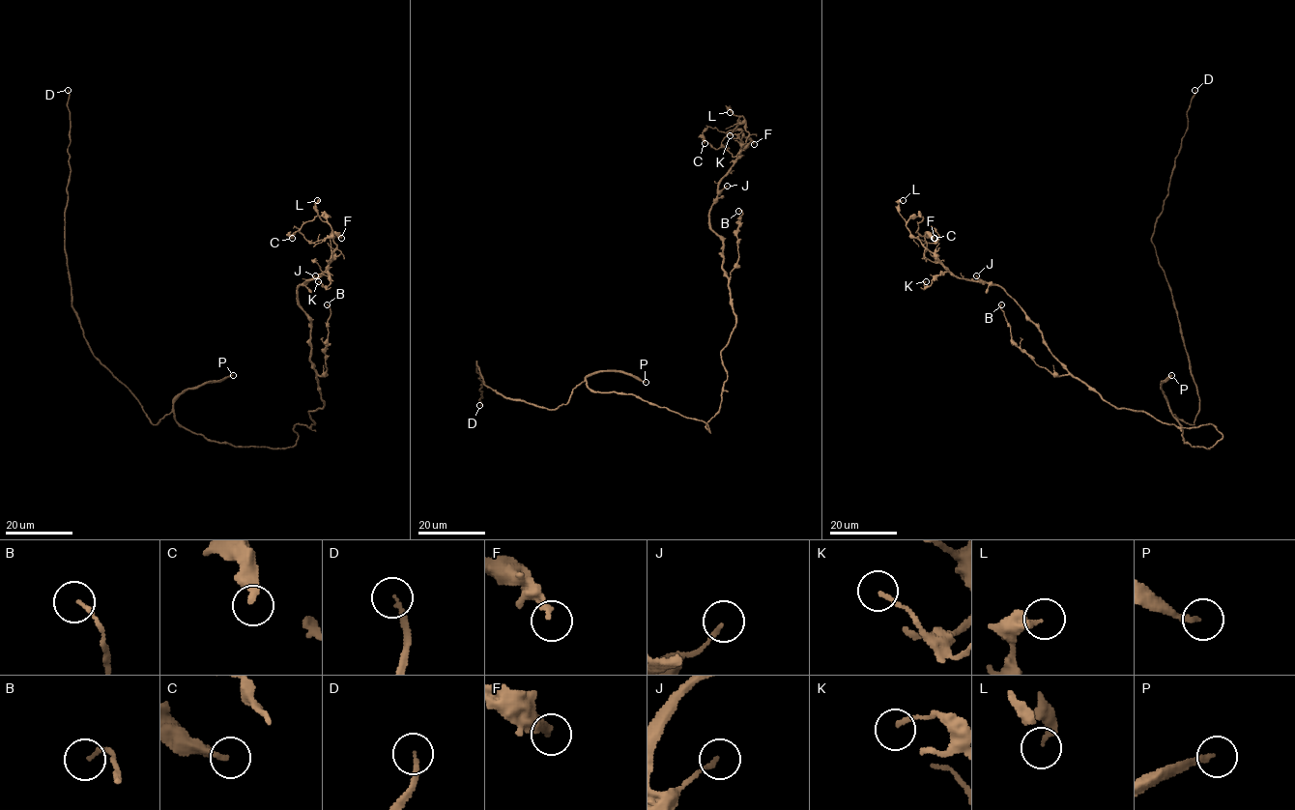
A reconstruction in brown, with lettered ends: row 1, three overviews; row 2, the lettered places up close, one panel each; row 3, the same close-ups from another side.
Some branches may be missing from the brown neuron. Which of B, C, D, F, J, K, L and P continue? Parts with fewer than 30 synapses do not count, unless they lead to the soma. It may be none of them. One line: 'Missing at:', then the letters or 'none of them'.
Missing at: D, P

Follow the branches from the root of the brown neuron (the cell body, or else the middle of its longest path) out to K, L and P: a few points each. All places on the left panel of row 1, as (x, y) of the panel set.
K: (271, 448), (292, 447), (323, 407), (297, 300), (329, 275), (318, 281)
L: (271, 448), (292, 447), (294, 427), (309, 427), (308, 411), (323, 407), (297, 300), (336, 246), (317, 200)
P: (271, 448), (209, 441), (176, 421), (174, 402), (181, 394), (233, 375)

